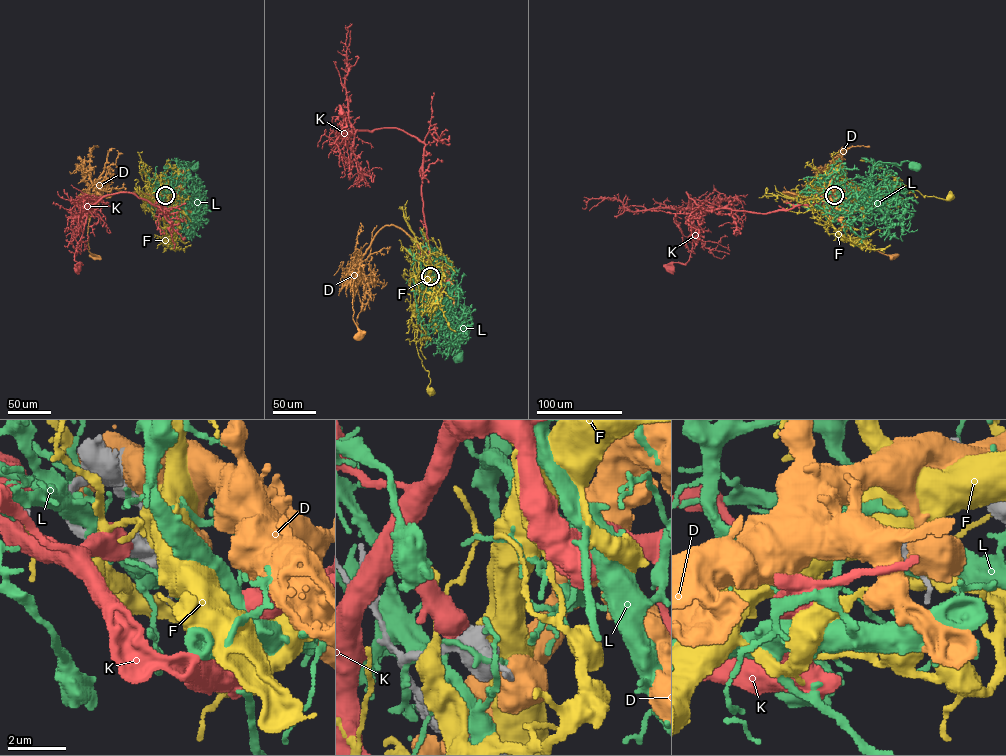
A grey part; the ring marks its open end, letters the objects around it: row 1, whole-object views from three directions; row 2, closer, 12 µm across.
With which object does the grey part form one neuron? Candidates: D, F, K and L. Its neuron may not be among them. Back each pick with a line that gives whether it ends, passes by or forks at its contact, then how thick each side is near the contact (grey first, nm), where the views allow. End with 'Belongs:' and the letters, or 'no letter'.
F: it ends | 600/700 nm
Belongs: F

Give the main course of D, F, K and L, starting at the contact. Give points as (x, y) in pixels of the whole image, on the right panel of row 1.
D: (836, 195), (832, 193), (802, 197), (784, 192), (804, 197), (819, 191), (849, 237), (893, 256)
F: (835, 195), (869, 192), (897, 184), (912, 188), (924, 197), (946, 200), (950, 197)
K: (835, 195), (760, 213), (707, 210), (686, 192), (692, 247), (686, 263), (673, 262), (670, 269)
L: (835, 195), (862, 196), (866, 192), (873, 166), (879, 161), (900, 165), (908, 161), (917, 166)

